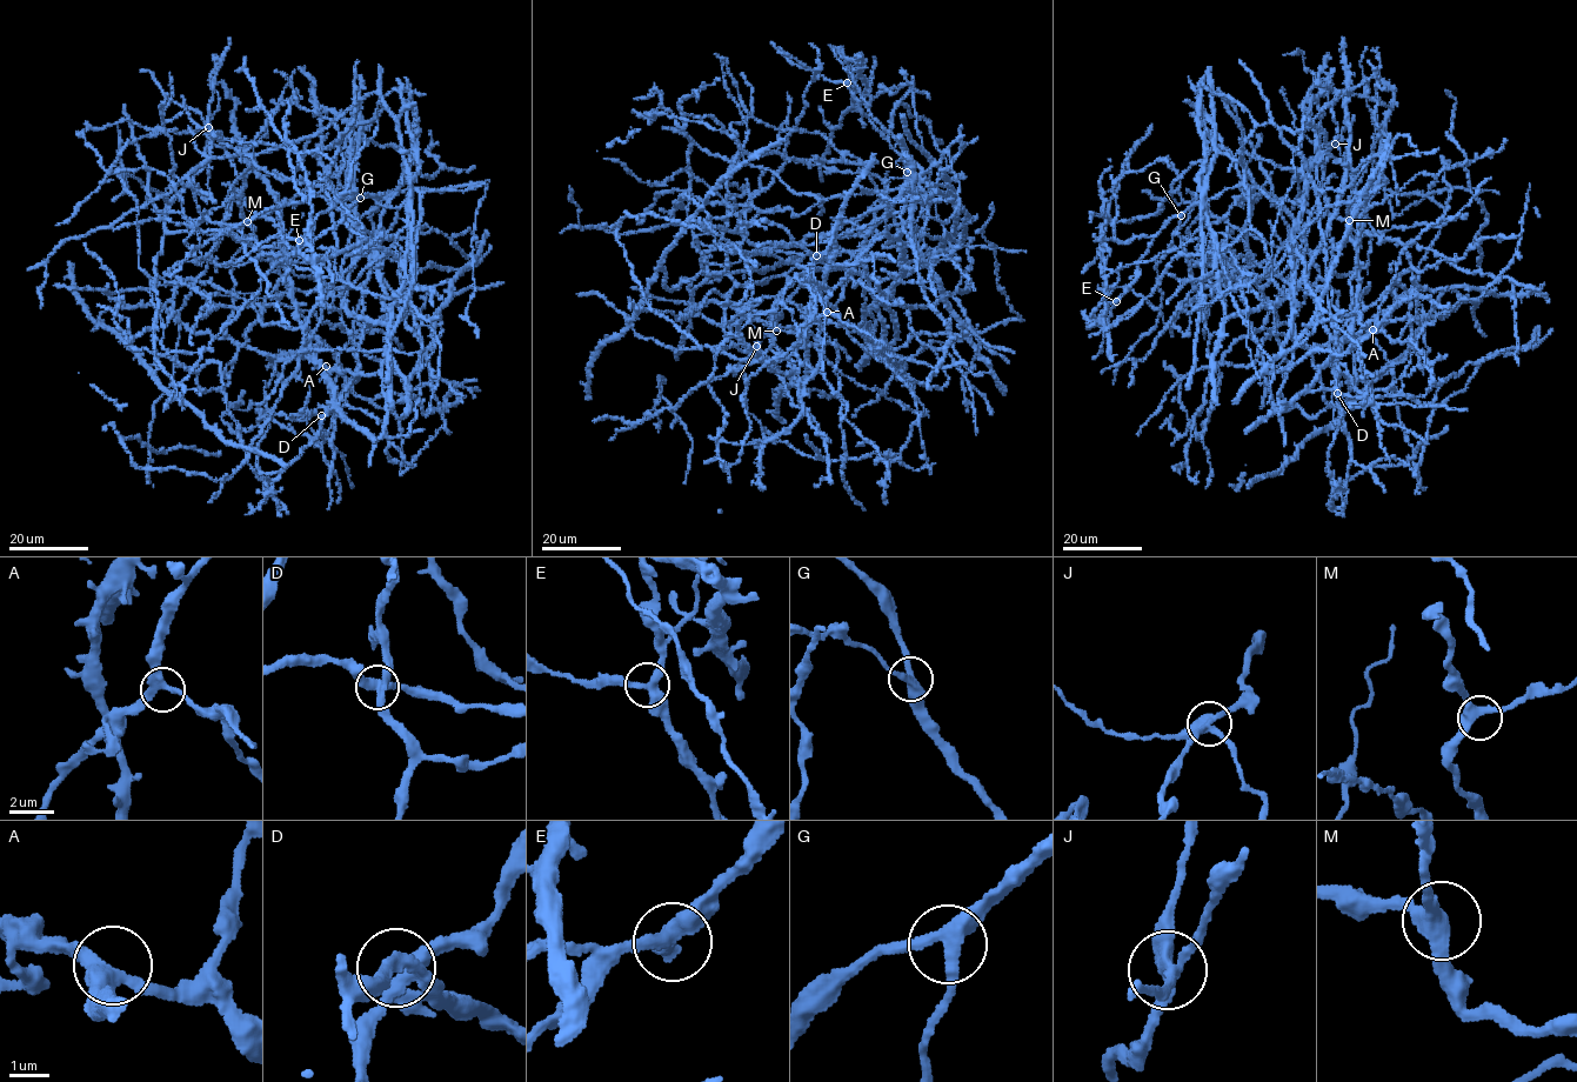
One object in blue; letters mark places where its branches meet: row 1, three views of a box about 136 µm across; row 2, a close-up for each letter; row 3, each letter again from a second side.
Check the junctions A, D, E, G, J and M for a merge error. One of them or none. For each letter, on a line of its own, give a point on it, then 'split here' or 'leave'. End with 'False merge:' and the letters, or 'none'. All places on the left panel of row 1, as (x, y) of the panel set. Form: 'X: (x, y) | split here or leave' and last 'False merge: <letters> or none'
A: (326, 366) | leave
D: (321, 415) | leave
E: (299, 240) | leave
G: (360, 198) | leave
J: (208, 127) | split here
M: (247, 221) | leave
False merge: J

